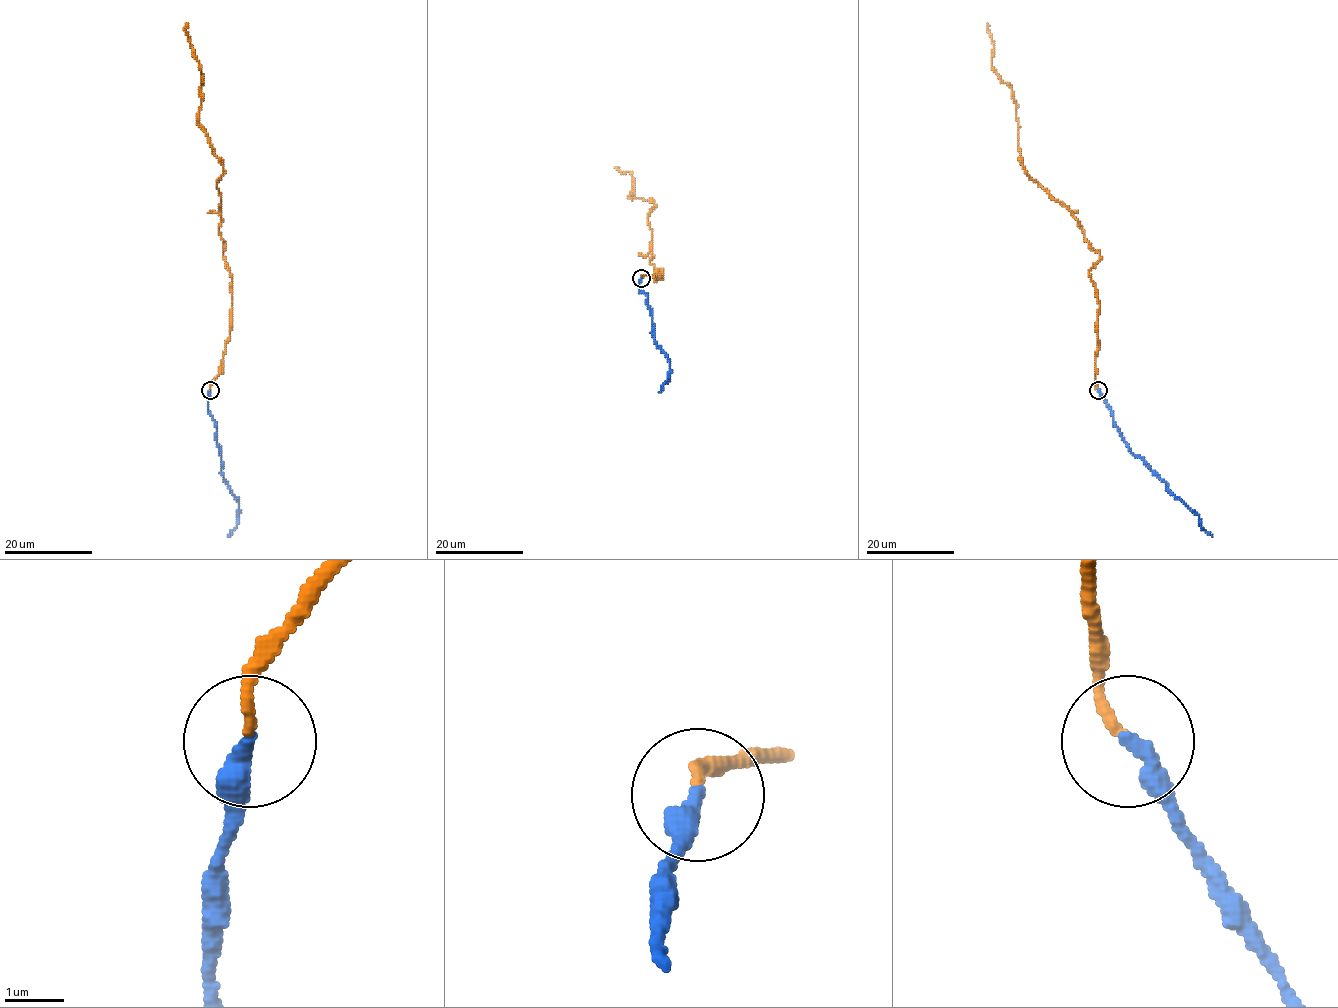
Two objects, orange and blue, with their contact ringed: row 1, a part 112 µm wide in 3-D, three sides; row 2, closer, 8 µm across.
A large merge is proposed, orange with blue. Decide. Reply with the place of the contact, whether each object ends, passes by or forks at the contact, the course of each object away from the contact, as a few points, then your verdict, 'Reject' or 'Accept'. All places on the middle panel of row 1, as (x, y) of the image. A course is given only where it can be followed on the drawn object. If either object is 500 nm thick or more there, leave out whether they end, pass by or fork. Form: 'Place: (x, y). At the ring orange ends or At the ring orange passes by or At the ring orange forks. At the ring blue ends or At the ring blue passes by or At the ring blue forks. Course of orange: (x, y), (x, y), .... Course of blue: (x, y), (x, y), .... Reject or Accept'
Place: (641, 278). At the ring orange ends. At the ring blue ends. Course of orange: (641, 278), (663, 279), (661, 269), (655, 280), (650, 262), (655, 204), (628, 196), (631, 173), (619, 167). Course of blue: (641, 278), (638, 290), (647, 295), (651, 335), (668, 357), (670, 367), (669, 379), (659, 392). Accept

